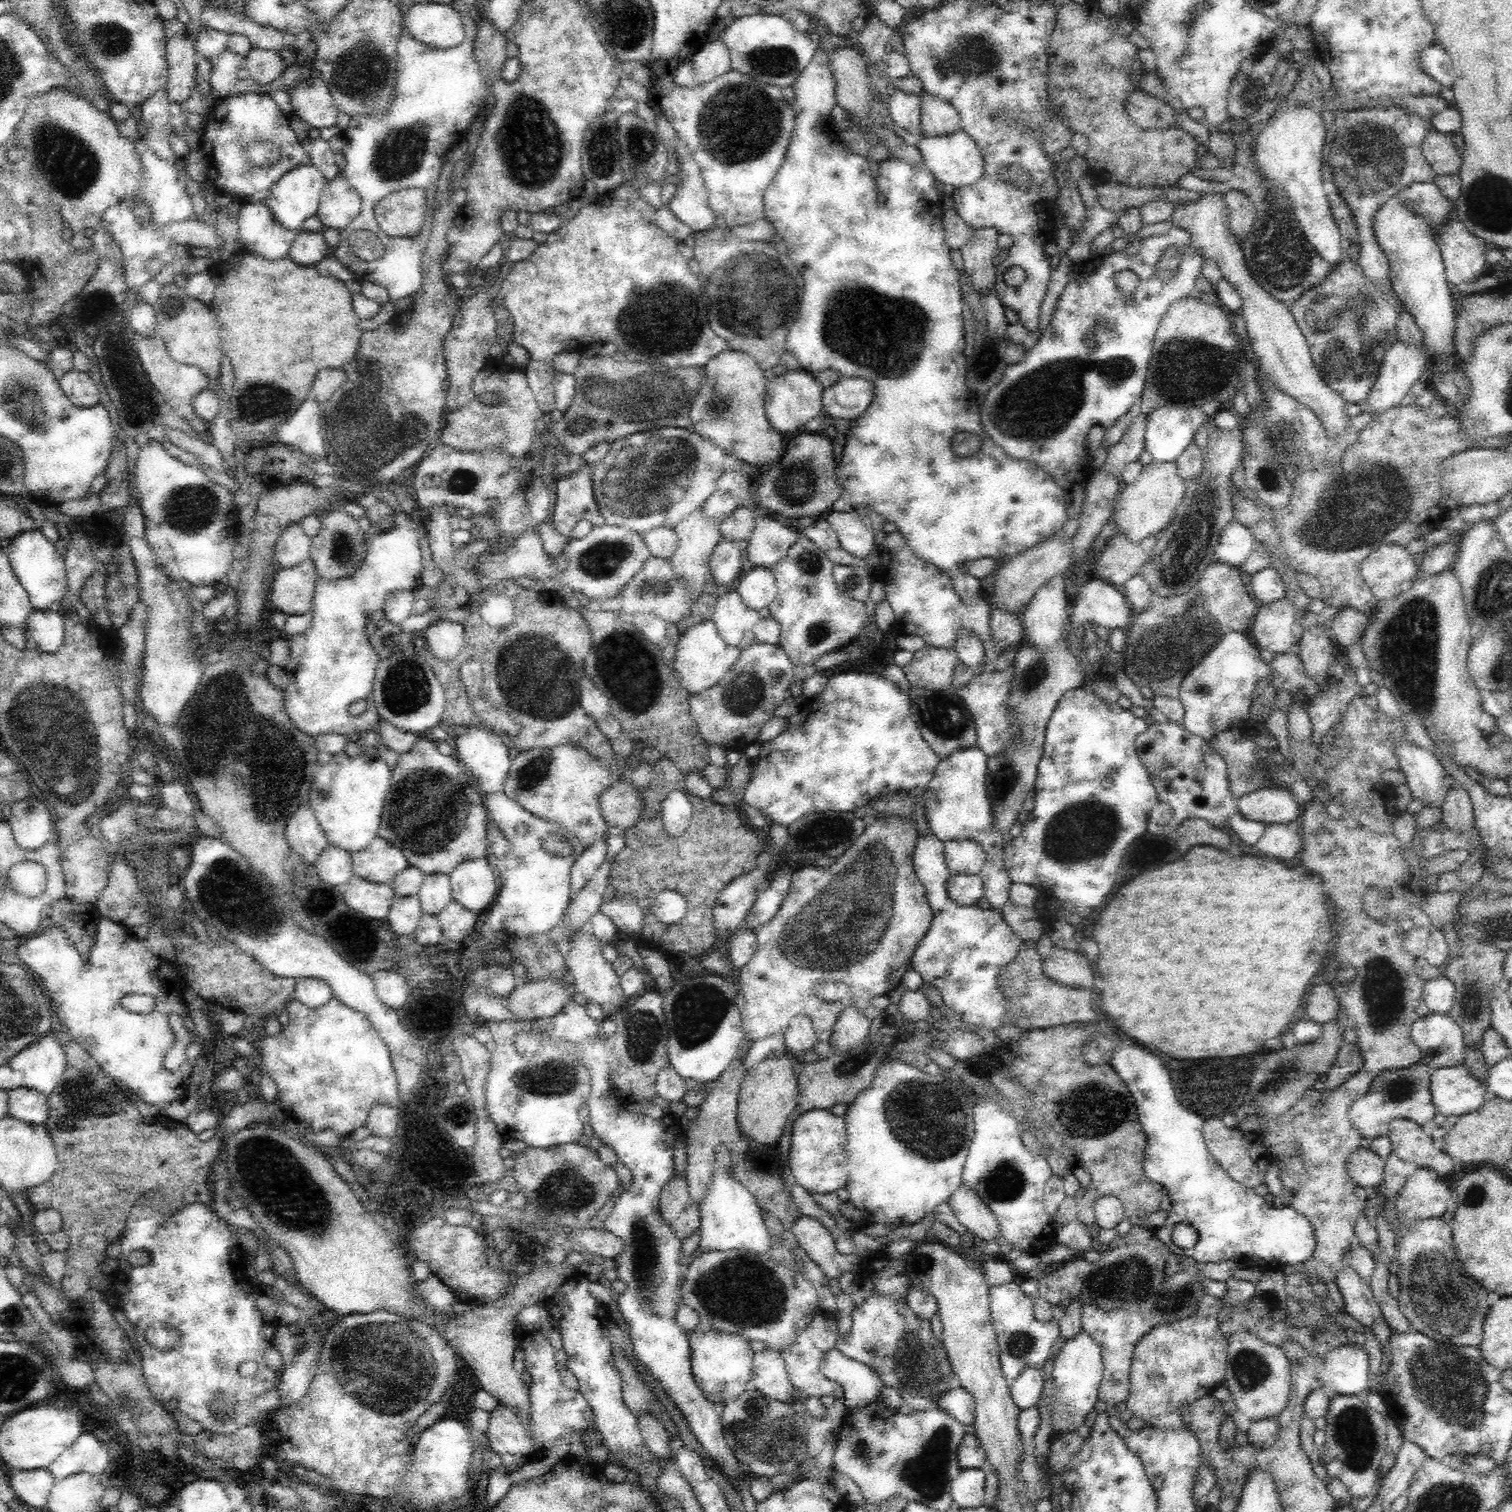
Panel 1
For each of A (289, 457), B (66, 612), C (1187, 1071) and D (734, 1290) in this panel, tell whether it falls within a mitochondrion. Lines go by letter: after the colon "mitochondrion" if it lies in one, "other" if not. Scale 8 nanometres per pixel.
A: other
B: other
C: other
D: mitochondrion

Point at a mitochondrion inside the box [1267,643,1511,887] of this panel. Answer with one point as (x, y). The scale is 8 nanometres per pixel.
(1422, 699)

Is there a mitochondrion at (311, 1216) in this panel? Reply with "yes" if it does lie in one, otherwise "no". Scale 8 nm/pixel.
yes

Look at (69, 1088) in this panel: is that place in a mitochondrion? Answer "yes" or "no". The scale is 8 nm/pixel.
no

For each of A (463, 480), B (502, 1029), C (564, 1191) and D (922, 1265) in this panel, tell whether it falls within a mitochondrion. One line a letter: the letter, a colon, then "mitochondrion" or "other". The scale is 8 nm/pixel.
A: mitochondrion
B: other
C: mitochondrion
D: mitochondrion

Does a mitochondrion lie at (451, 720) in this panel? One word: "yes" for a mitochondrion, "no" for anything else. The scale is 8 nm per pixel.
no

